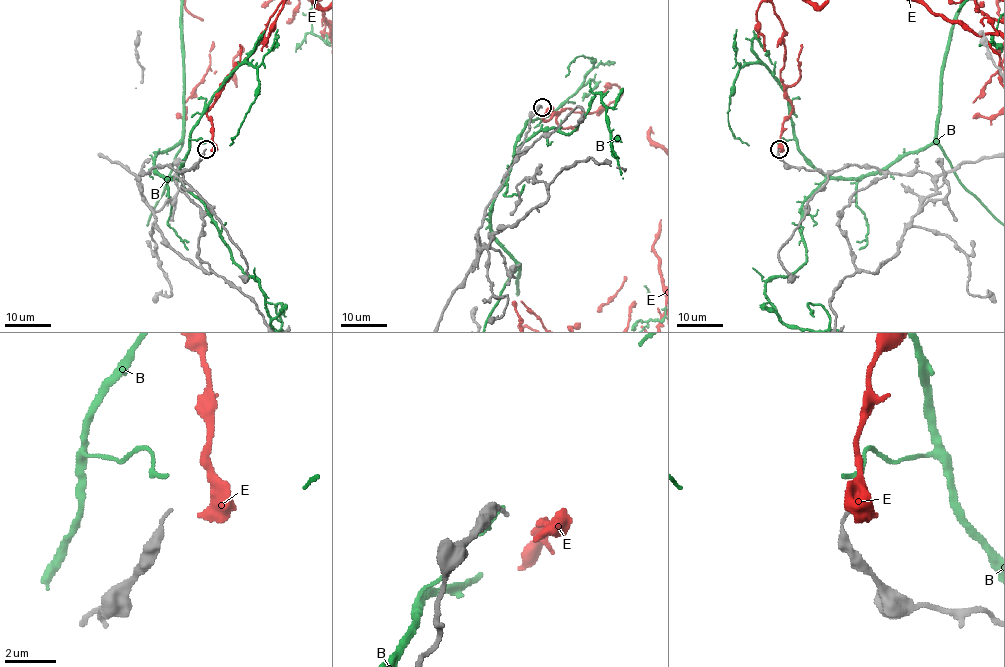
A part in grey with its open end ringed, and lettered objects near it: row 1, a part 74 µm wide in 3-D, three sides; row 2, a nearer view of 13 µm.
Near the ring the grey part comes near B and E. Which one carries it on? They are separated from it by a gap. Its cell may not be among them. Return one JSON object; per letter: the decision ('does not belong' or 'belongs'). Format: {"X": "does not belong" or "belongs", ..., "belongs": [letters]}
{"B": "does not belong", "E": "belongs", "belongs": ["E"]}

